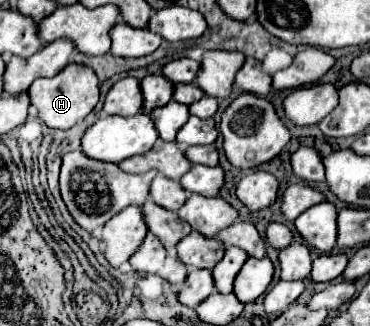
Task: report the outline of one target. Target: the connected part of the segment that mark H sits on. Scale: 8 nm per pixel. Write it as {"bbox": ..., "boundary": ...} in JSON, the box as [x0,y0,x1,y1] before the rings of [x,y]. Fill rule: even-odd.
{"bbox":[28,63,100,129],"boundary":[[[70,63],[62,71],[58,71],[54,77],[40,77],[32,83],[28,89],[32,105],[38,109],[40,119],[52,127],[52,129],[70,129],[76,123],[80,123],[98,103],[100,97],[100,81],[92,67]]]}

